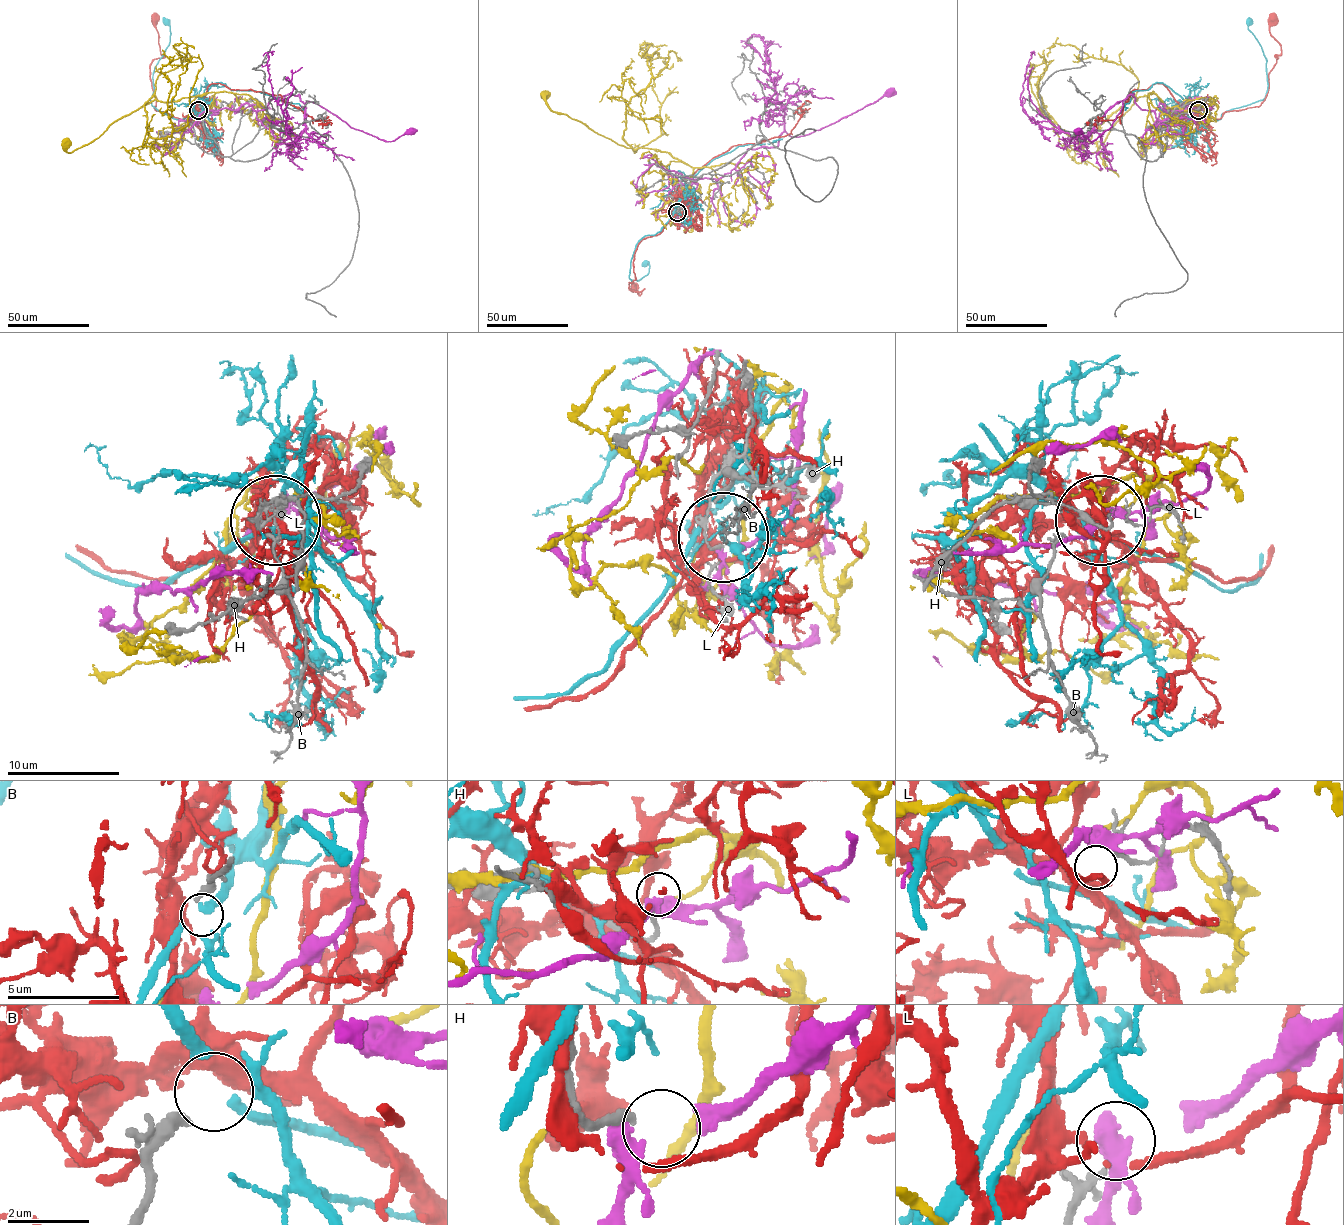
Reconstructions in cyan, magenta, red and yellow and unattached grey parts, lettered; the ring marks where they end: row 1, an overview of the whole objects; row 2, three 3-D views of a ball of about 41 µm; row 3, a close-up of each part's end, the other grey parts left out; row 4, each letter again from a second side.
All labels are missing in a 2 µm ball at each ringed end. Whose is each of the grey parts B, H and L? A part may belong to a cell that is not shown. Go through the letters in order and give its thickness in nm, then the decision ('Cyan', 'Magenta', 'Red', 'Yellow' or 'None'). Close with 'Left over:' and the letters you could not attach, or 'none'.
B: Thickness 340 nm. Cyan
H: Thickness 200 nm. None
L: Thickness 150 nm. None
Left over: H, L

